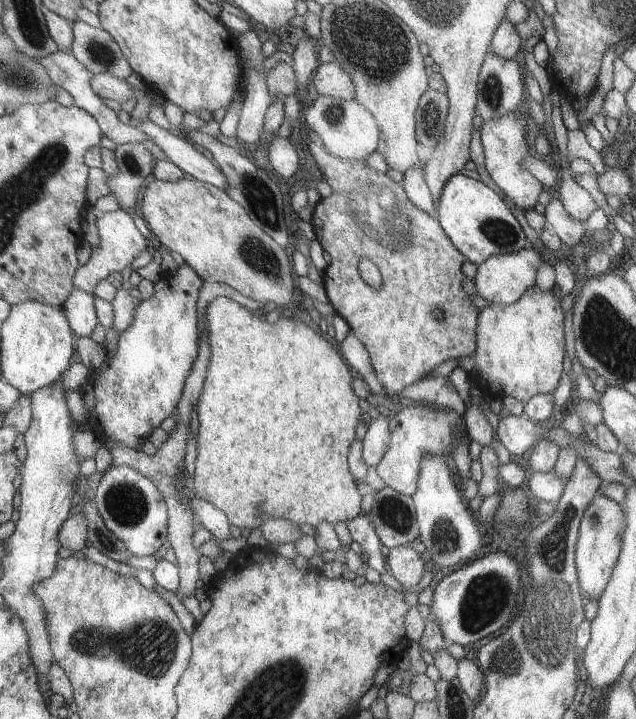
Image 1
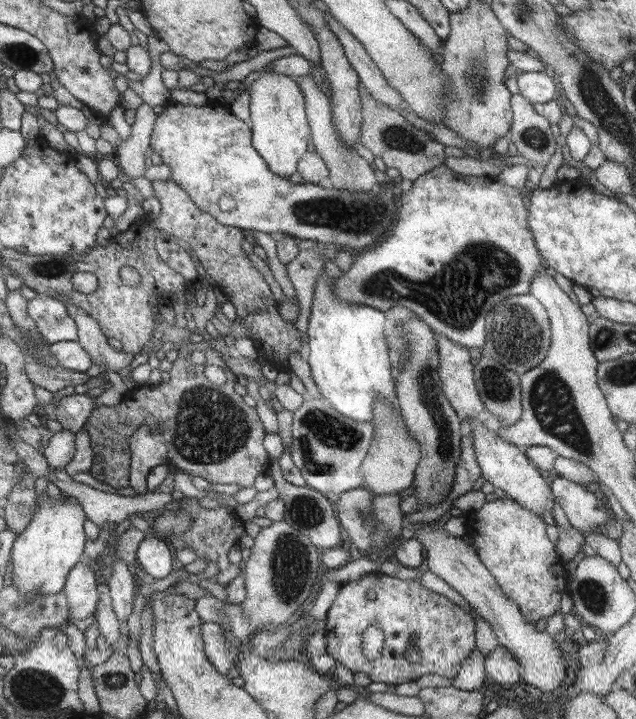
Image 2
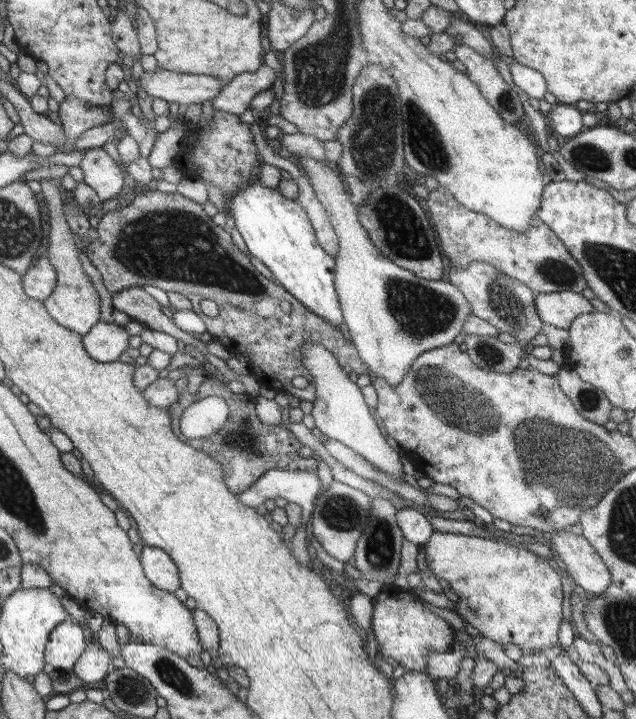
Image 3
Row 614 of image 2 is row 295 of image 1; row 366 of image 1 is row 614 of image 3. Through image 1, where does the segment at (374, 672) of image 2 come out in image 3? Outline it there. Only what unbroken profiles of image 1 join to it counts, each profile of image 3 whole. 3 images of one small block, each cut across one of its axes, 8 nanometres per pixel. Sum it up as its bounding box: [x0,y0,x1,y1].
[372,588,459,671]

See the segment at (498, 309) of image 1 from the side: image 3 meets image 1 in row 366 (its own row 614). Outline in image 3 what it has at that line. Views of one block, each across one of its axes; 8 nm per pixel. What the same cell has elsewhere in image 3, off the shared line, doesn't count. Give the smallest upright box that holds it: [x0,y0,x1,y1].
[422,530,562,654]

